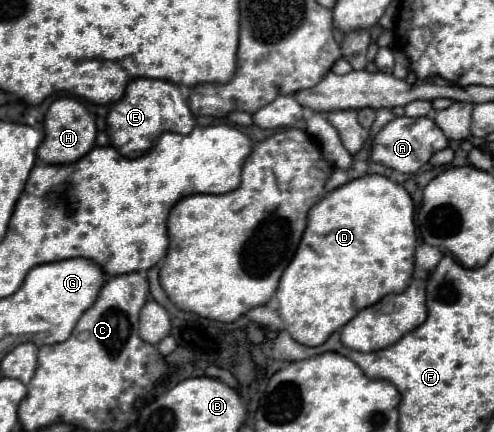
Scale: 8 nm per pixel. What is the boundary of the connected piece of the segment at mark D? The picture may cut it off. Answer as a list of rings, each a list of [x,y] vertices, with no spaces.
[[[366,174],[336,190],[332,190],[322,202],[318,202],[310,214],[308,224],[298,244],[298,250],[280,278],[276,290],[278,314],[290,336],[304,346],[324,344],[336,330],[348,324],[362,308],[376,304],[382,296],[406,290],[416,252],[416,226],[414,226],[414,202],[406,188],[380,174]]]

